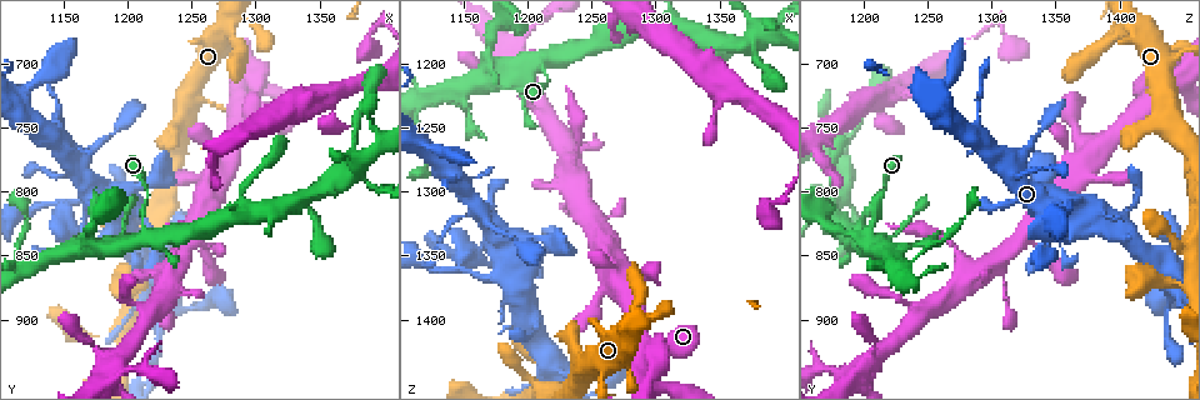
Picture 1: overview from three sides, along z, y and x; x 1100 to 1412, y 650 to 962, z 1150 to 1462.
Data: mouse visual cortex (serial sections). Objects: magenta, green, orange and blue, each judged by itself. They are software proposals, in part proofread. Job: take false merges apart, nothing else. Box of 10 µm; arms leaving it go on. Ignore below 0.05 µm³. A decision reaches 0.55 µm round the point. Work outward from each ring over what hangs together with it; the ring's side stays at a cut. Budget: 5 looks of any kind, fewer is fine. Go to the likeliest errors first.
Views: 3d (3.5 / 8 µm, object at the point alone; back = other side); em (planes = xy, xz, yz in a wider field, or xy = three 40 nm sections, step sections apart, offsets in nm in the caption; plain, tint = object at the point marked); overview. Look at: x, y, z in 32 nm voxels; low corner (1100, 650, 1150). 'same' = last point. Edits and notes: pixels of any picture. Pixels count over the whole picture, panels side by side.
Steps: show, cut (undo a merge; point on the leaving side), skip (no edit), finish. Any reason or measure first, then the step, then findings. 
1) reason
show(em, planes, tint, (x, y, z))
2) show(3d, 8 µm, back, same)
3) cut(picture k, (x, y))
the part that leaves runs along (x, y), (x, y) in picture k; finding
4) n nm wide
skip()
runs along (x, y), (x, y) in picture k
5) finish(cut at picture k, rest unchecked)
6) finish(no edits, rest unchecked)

abrupt turn
show(3d, 3.5 µm, (1378, 778, 1184))

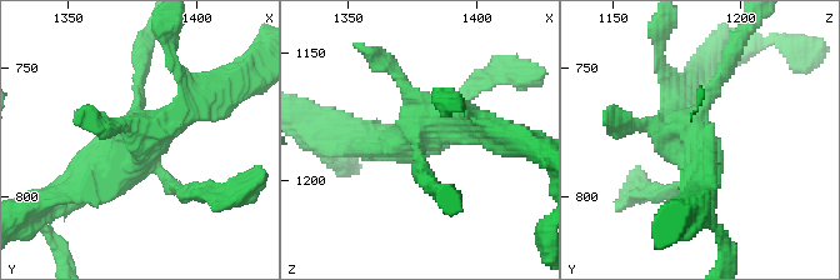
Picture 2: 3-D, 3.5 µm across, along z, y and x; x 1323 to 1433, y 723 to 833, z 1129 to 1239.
show(em, xy, step 2, tint, (1377, 777, 1181))

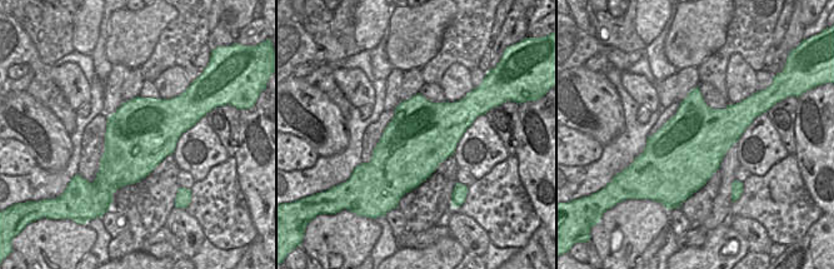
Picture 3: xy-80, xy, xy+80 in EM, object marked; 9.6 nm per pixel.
skip()
runs along (71, 186), (205, 101) in picture 2; all the same cell

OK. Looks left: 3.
thick turns thin
show(3d, 3.5 µm, (1146, 788, 1320))

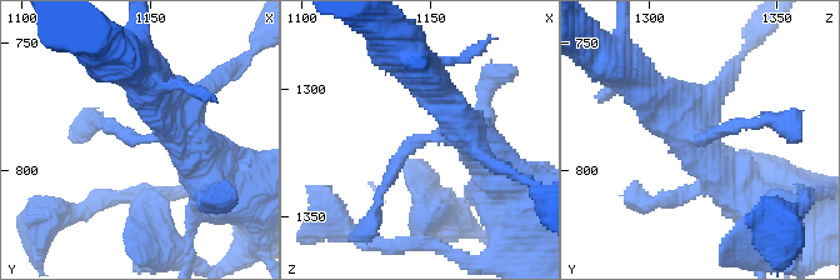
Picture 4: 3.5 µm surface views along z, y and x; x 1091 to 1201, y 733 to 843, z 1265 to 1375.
show(em, xy, step 3, tint, (1144, 788, 1321))

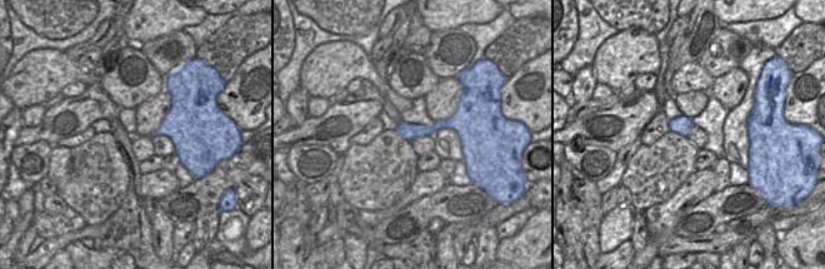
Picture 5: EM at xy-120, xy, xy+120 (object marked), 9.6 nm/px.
skip()
continuous, no second cell

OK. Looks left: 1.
finish(no edits, rest unchecked)

